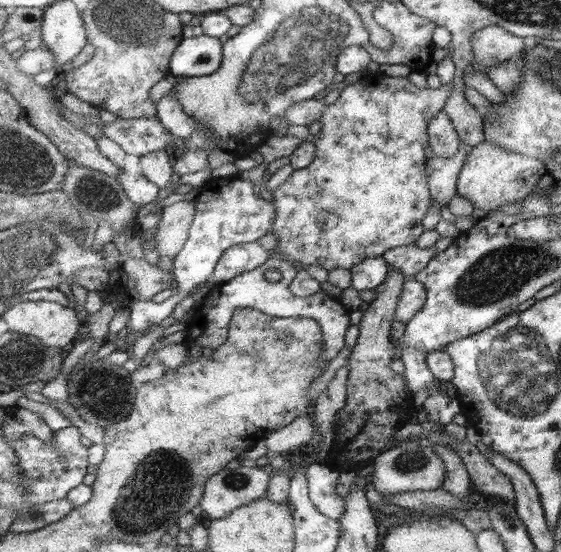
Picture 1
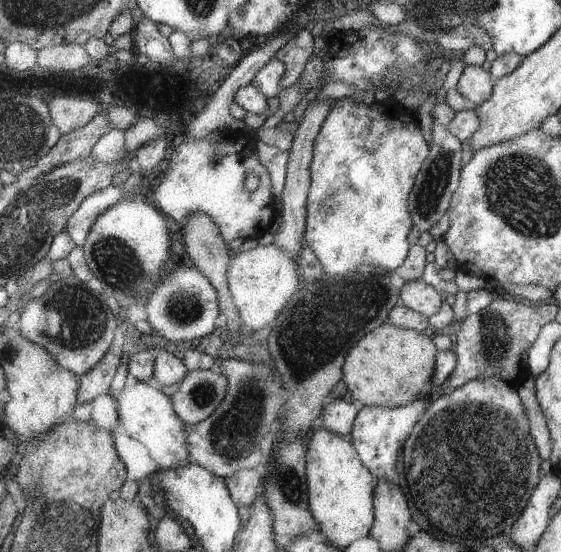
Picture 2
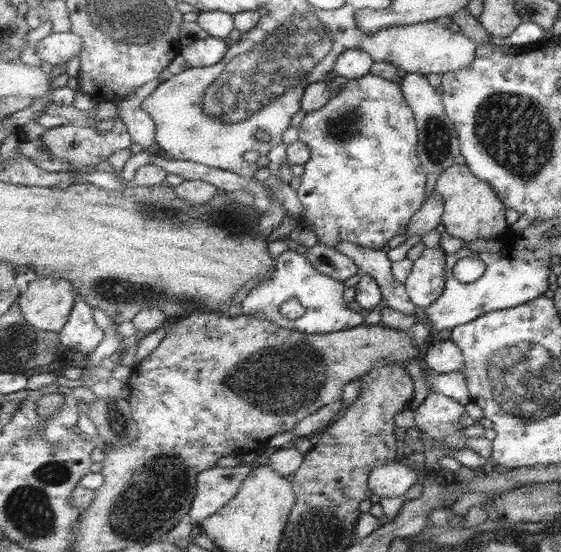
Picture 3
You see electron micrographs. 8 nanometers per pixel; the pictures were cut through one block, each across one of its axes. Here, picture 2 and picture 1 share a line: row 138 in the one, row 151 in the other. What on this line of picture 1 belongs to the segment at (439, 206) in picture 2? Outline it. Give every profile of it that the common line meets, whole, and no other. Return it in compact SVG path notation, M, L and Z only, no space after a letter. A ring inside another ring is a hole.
M445 111L438 112L428 122L428 133L428 145L435 157L451 157L459 152L461 140L454 122Z

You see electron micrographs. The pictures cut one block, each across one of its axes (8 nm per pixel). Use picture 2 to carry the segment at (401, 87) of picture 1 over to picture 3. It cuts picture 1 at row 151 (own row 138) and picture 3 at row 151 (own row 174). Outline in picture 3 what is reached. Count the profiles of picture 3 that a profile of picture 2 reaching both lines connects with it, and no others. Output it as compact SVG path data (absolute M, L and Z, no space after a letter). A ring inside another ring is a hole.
M373 73L358 79L348 79L344 87L333 91L332 98L327 106L319 110L307 113L302 119L299 128L299 140L303 141L312 150L312 157L307 164L304 164L304 173L301 176L301 183L297 192L297 197L303 204L302 218L307 220L307 225L312 227L313 232L317 234L318 242L334 247L341 241L354 242L359 246L366 246L372 249L381 249L387 246L387 242L393 236L406 234L409 230L410 220L414 214L425 204L425 184L429 171L422 165L418 157L419 131L414 117L414 111L407 105L407 100L403 97L402 86L398 82L385 80Z

